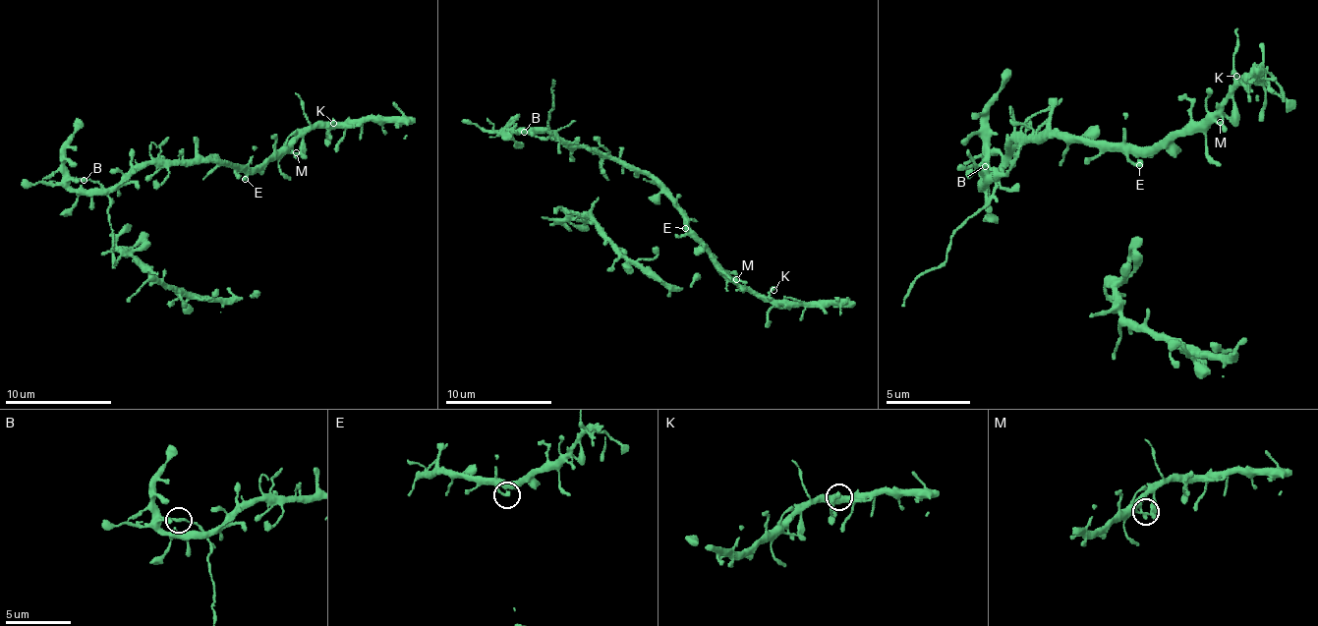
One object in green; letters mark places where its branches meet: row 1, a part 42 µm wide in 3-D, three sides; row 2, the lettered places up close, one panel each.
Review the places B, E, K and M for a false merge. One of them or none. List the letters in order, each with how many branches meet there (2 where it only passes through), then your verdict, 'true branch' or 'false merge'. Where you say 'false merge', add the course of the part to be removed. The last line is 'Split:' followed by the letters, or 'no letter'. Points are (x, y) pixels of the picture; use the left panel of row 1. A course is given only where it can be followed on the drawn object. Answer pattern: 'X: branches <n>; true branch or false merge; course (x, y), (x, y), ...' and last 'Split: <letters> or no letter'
B: branches 2; false merge; course (85, 179), (98, 184), (109, 200), (114, 267)
E: branches 2; true branch
K: branches 2; true branch
M: branches 2; true branch
Split: B

